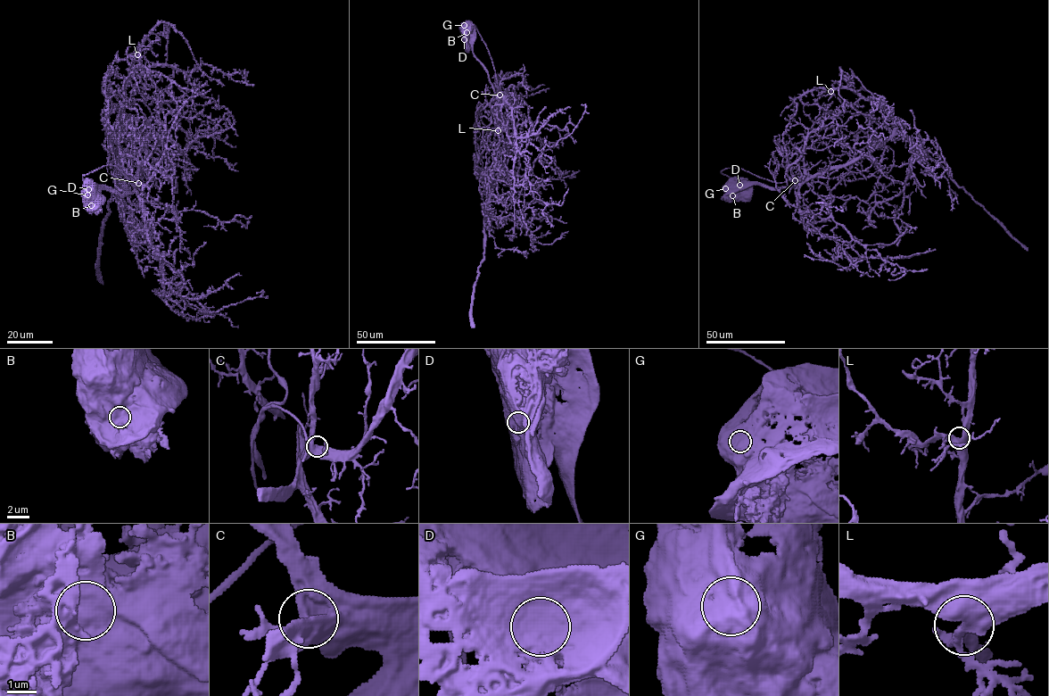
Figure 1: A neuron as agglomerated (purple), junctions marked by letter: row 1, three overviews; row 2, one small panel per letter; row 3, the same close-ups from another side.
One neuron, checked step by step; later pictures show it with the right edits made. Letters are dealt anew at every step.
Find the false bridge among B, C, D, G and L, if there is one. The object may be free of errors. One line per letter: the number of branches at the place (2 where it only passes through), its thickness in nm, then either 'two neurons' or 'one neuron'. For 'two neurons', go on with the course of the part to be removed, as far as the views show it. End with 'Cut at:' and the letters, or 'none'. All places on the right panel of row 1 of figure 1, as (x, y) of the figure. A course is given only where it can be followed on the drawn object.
B: 2 branches meet; 900 nm thick; two neurons; foreign part runs (732, 195), (721, 171), (731, 167), (798, 174), (828, 195), (850, 265), (805, 257)
C: 2 branches meet; 700 nm thick; one neuron
D: 2 branches meet; 850 nm thick; one neuron
G: 1 branches meet; 1100 nm thick; one neuron
L: 2 branches meet; 650 nm thick; one neuron
Cut at: B

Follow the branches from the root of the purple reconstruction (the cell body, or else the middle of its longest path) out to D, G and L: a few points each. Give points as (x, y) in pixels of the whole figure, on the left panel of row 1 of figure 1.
D: (87, 207), (88, 189)
G: (87, 207), (87, 194)
L: (87, 207), (94, 189), (129, 194), (144, 164), (144, 144), (123, 106), (137, 54)

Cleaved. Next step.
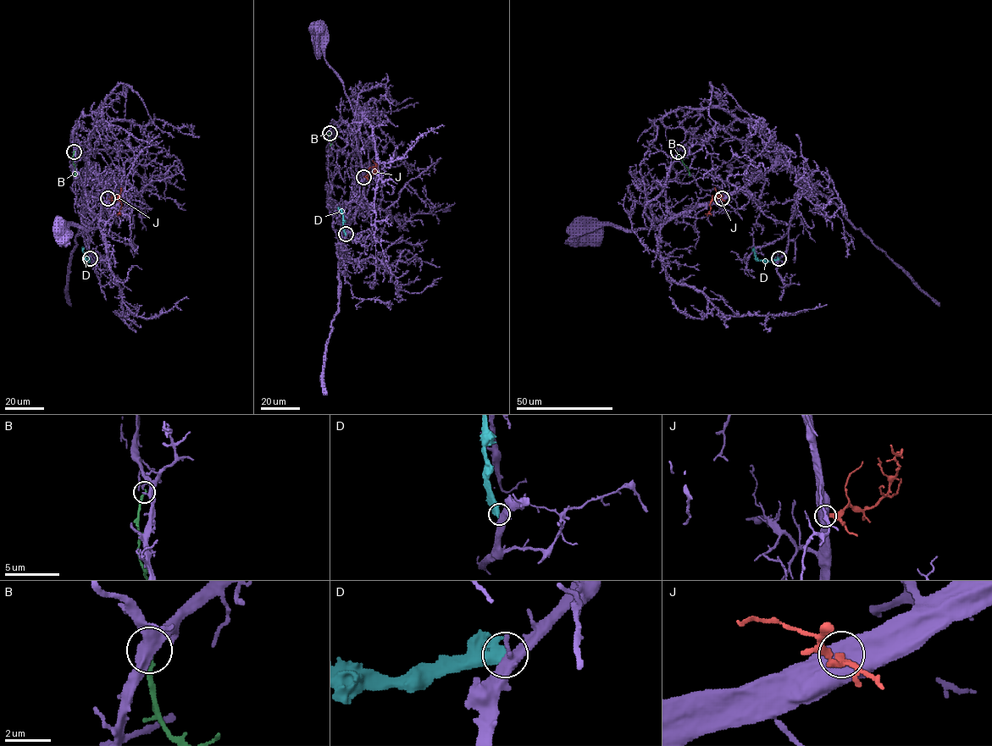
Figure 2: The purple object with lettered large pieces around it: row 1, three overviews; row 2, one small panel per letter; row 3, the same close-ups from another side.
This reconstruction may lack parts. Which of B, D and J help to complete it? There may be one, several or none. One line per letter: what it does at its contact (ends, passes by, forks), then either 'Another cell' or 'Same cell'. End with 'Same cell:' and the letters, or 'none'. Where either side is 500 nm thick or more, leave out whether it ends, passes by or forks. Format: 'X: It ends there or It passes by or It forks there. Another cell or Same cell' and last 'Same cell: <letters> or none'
B: It ends there. Another cell
D: Another cell
J: Same cell
Same cell: J

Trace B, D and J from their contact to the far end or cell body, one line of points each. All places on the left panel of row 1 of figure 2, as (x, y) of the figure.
B: (74, 151), (74, 175)
D: (90, 259), (86, 260), (81, 247)
J: (108, 198), (116, 196), (120, 198), (119, 211), (117, 213)

